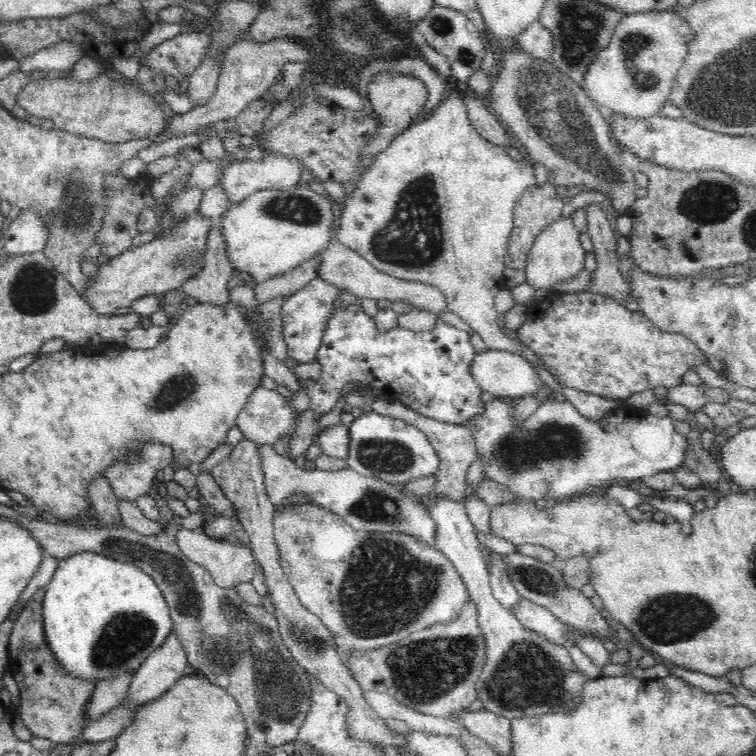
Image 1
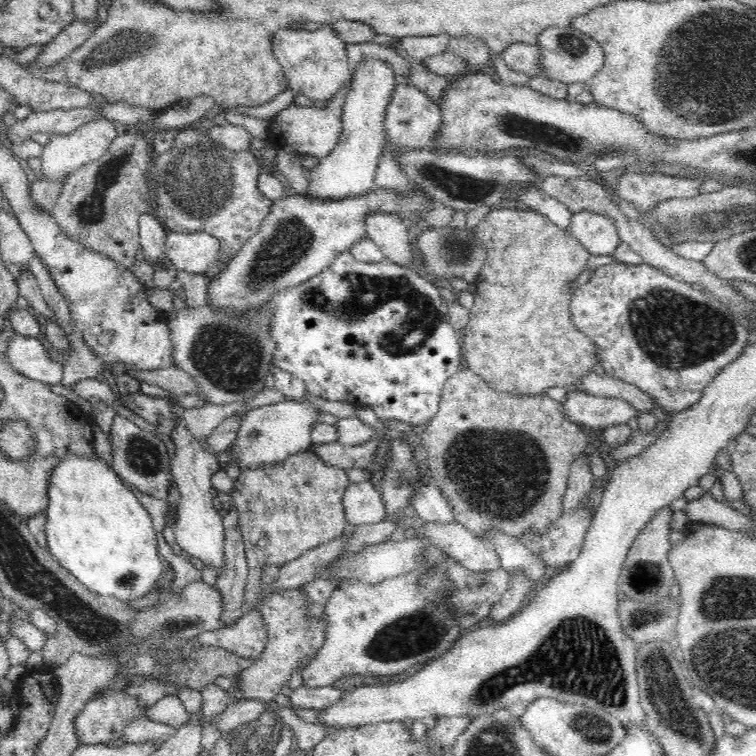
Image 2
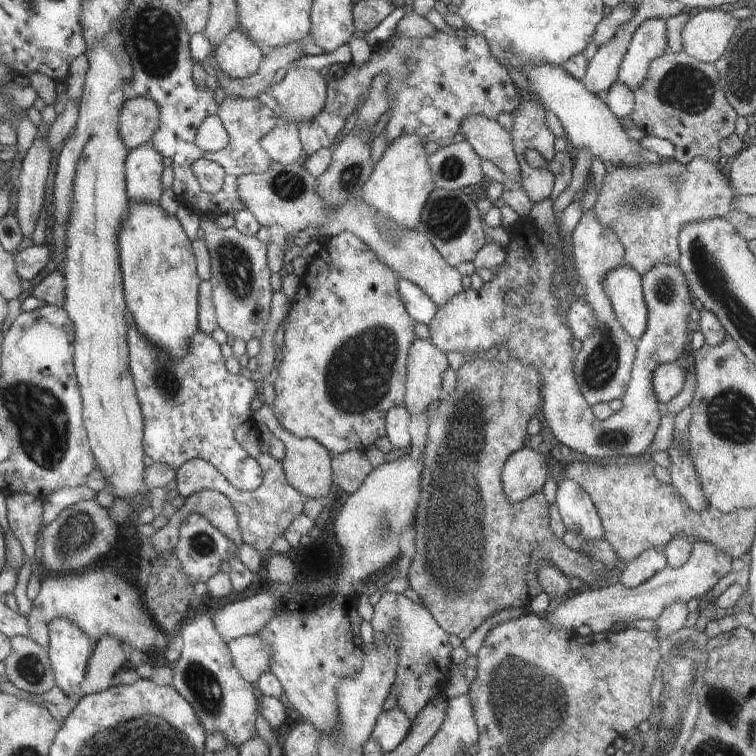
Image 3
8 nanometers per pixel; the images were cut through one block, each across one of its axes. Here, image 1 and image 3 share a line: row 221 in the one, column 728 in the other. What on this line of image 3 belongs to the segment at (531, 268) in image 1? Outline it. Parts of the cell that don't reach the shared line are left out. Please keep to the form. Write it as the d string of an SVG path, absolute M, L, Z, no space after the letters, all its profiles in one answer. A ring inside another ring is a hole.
M693 540L690 558L680 568L663 568L636 588L626 588L619 582L611 580L595 586L591 590L571 592L565 599L558 602L553 613L547 614L546 620L550 622L552 628L574 631L580 626L588 624L593 633L610 631L612 626L618 622L655 621L662 614L662 610L670 604L675 602L688 604L694 598L701 599L720 578L733 570L731 564L733 560L734 558L730 558L728 554L718 550L718 546L714 546L712 542Z

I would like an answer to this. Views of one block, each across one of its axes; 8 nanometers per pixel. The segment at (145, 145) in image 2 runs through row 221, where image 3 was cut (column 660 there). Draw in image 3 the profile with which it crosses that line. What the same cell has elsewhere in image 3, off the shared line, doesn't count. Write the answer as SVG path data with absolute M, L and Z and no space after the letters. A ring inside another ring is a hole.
M683 50L658 56L648 66L646 80L634 90L632 120L649 137L670 140L676 148L674 160L688 164L698 156L706 156L717 164L720 143L734 134L738 113L728 104L722 92L714 63L700 62Z

